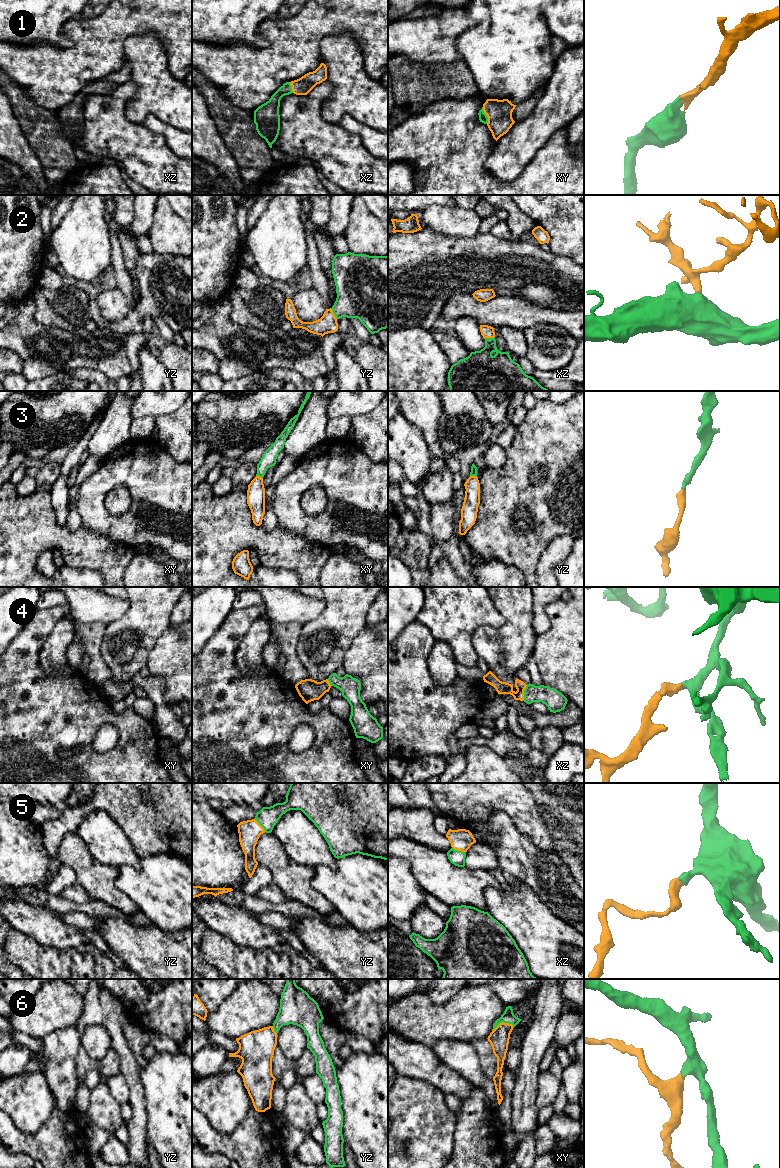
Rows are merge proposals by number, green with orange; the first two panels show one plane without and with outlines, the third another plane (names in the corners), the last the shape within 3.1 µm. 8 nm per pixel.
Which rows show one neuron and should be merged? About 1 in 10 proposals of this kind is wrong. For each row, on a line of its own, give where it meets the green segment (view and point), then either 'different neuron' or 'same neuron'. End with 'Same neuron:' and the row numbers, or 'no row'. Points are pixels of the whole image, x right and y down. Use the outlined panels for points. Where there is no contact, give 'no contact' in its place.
1: meets green in xy at (486, 115); same neuron
2: meets green in yz at (333, 312); same neuron
3: meets green in xy at (259, 476); same neuron
4: meets green in xz at (524, 693); same neuron
5: meets green in xz at (459, 851); same neuron
6: meets green in xy at (502, 1021); same neuron
Same neuron: 1, 2, 3, 4, 5, 6

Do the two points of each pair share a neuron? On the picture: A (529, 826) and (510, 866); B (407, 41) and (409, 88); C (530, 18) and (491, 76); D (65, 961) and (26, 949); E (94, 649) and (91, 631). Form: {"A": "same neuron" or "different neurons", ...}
{"A": "different neurons", "B": "different neurons", "C": "same neuron", "D": "same neuron", "E": "same neuron"}

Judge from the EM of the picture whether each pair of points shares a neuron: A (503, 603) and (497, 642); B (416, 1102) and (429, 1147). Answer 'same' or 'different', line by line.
A: same
B: same

